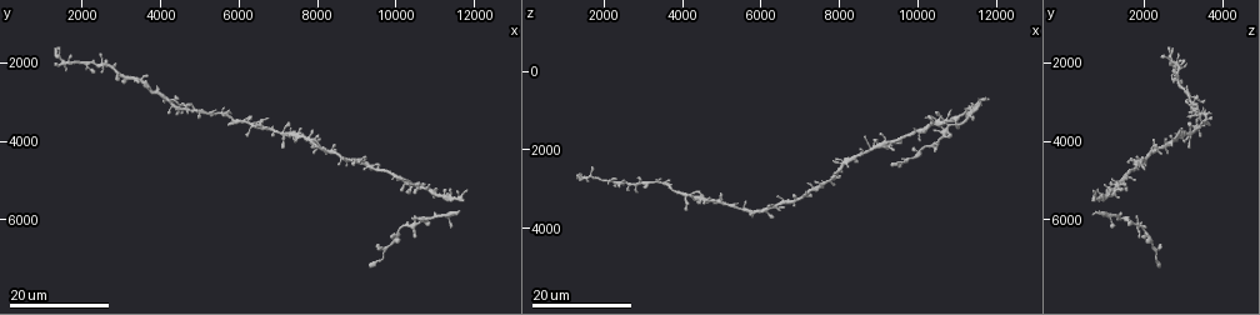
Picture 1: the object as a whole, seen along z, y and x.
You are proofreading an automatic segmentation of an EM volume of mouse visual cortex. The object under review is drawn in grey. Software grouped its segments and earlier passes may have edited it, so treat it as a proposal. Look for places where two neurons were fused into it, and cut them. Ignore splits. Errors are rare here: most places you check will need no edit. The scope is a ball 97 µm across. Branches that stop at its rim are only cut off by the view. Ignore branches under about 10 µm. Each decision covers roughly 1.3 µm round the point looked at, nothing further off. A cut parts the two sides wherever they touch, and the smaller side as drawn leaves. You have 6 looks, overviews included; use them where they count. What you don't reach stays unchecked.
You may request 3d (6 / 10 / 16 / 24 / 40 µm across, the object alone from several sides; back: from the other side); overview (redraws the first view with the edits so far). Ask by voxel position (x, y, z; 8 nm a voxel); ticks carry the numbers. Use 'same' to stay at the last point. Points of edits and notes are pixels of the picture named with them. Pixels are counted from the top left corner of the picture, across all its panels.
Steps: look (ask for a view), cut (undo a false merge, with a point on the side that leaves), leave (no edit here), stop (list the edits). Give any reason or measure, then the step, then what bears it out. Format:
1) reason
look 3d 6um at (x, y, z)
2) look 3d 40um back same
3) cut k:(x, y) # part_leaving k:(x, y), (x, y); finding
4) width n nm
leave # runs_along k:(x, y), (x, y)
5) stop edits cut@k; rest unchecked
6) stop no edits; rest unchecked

four arms meet
look 3d 16um at (5550, 3250, 3550)

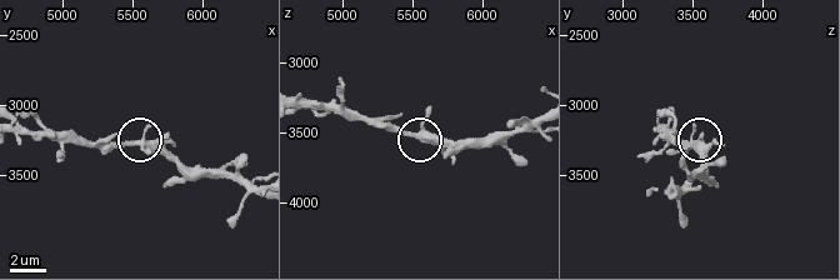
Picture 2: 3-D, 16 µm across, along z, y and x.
look 3d 10um at (5480, 3260, 3520)

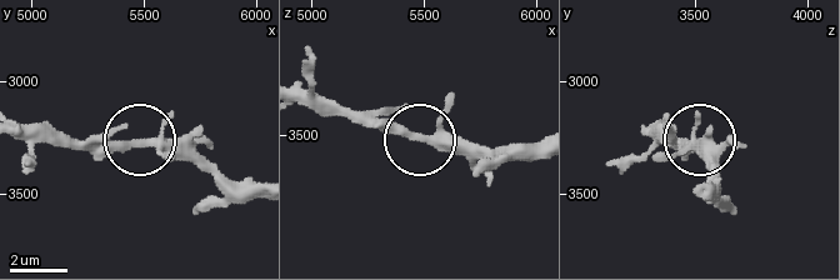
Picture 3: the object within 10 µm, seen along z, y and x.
leave # runs_along 3:(254, 190), (231, 188), (210, 171), (131, 140), (55, 140); all the same neuron

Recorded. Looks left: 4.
narrows sharply
look 3d 24um at (9200, 4500, 2000)

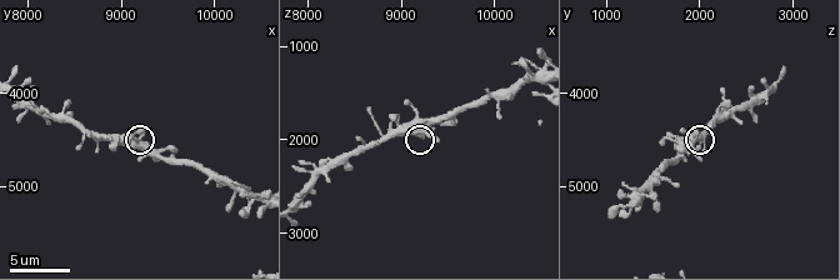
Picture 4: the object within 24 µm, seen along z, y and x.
closer look
look 3d 6um at (9150, 4550, 1950)

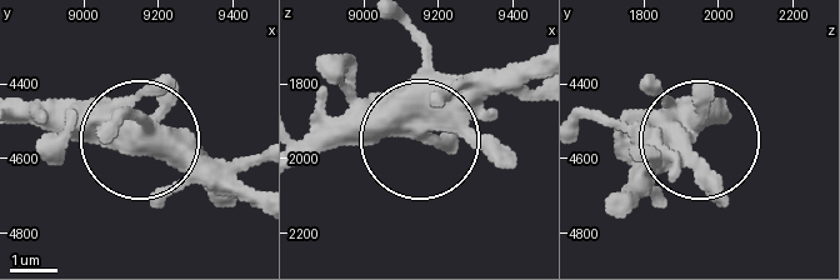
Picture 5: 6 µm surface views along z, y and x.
width 390 nm
leave # runs_along 5:(721, 114), (643, 193); continuous, no second neuron

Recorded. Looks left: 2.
two arms in line, one across
look 3d 16um at (10000, 6350, 2100)

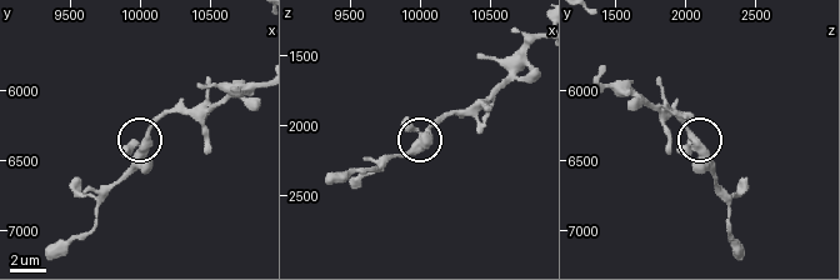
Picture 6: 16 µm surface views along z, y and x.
zoom in
look 3d 10um at (10060, 6340, 2060)

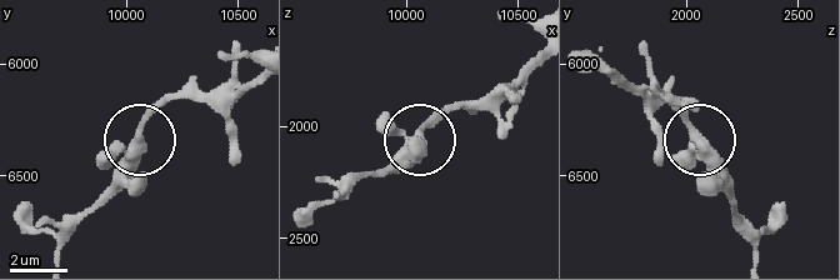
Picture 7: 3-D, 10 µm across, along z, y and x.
arms 3
leave # one neuron here

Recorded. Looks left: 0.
stop no edits; rest unchecked

